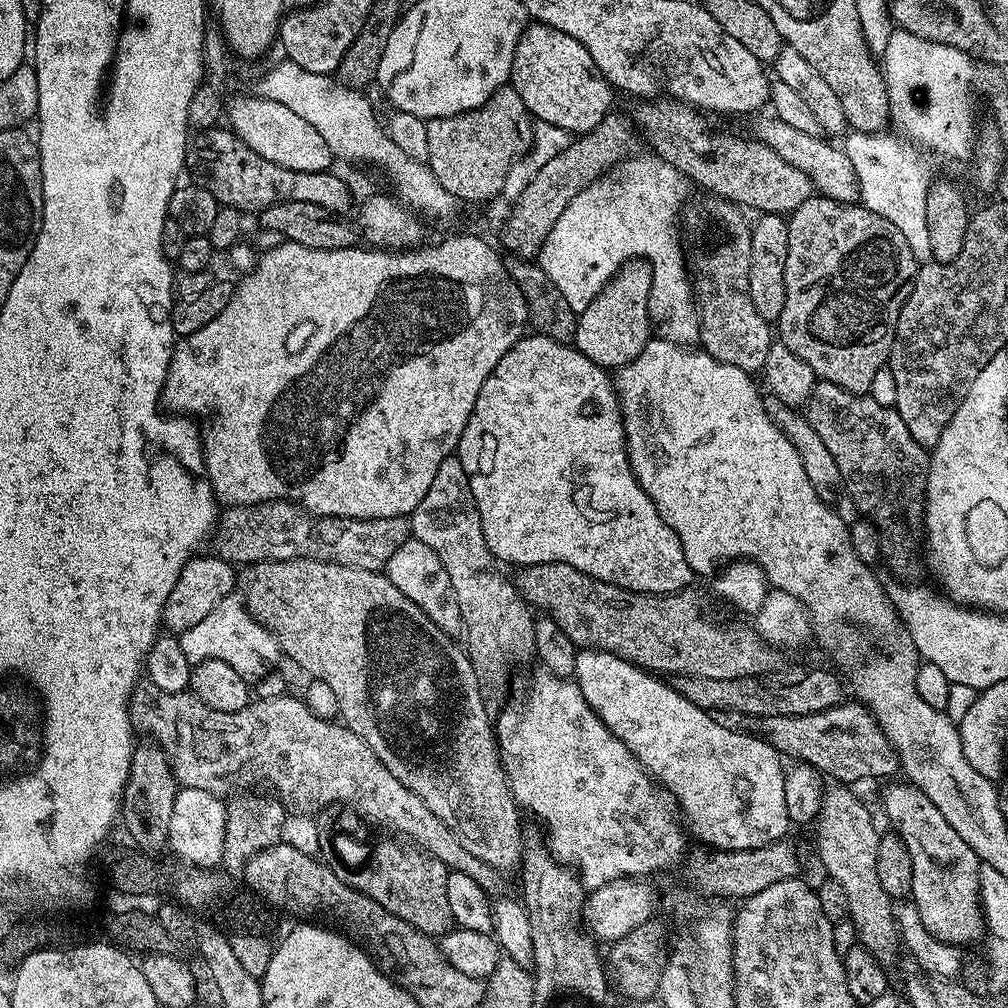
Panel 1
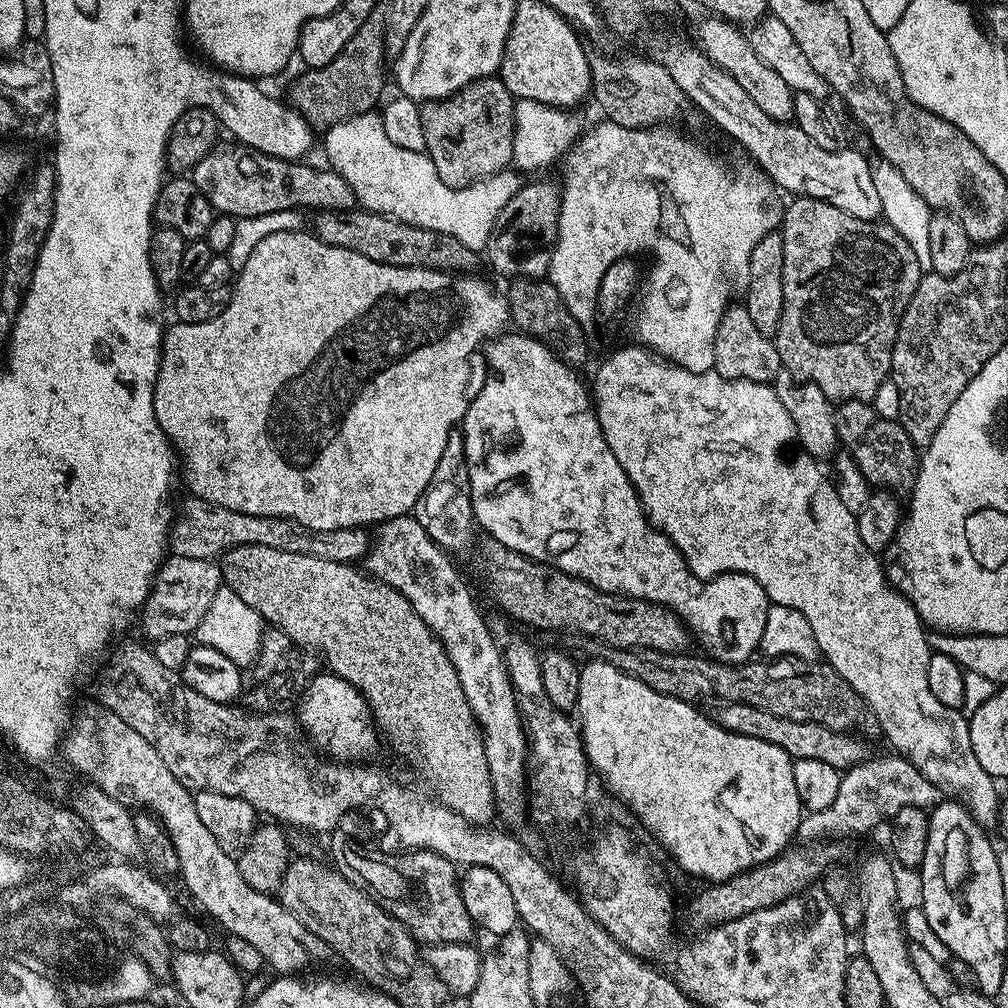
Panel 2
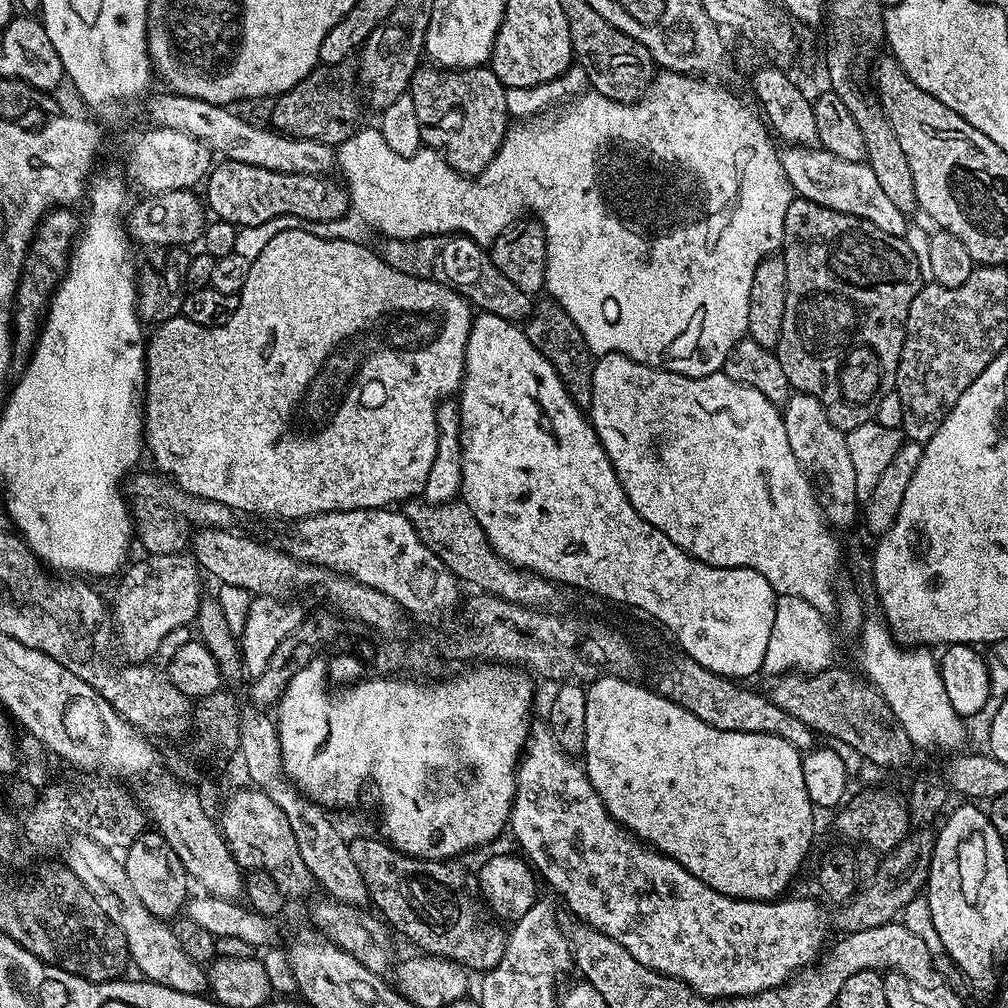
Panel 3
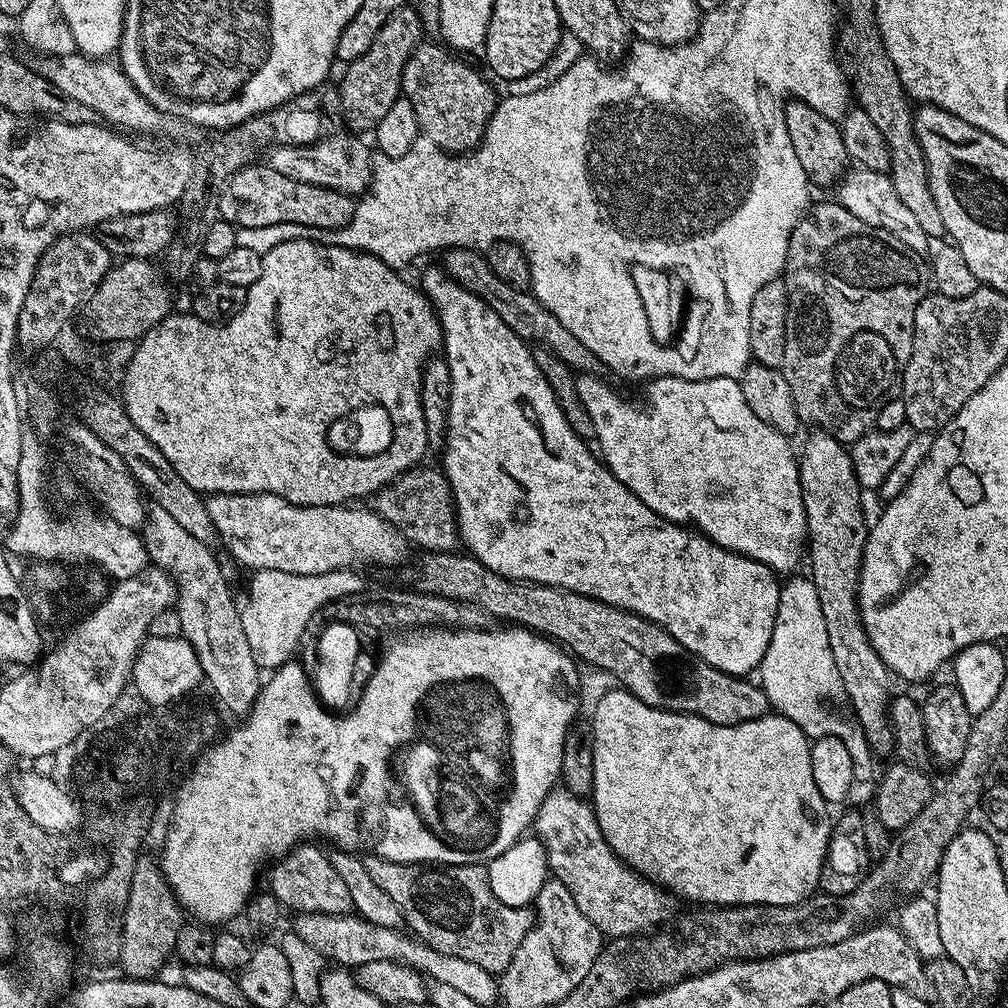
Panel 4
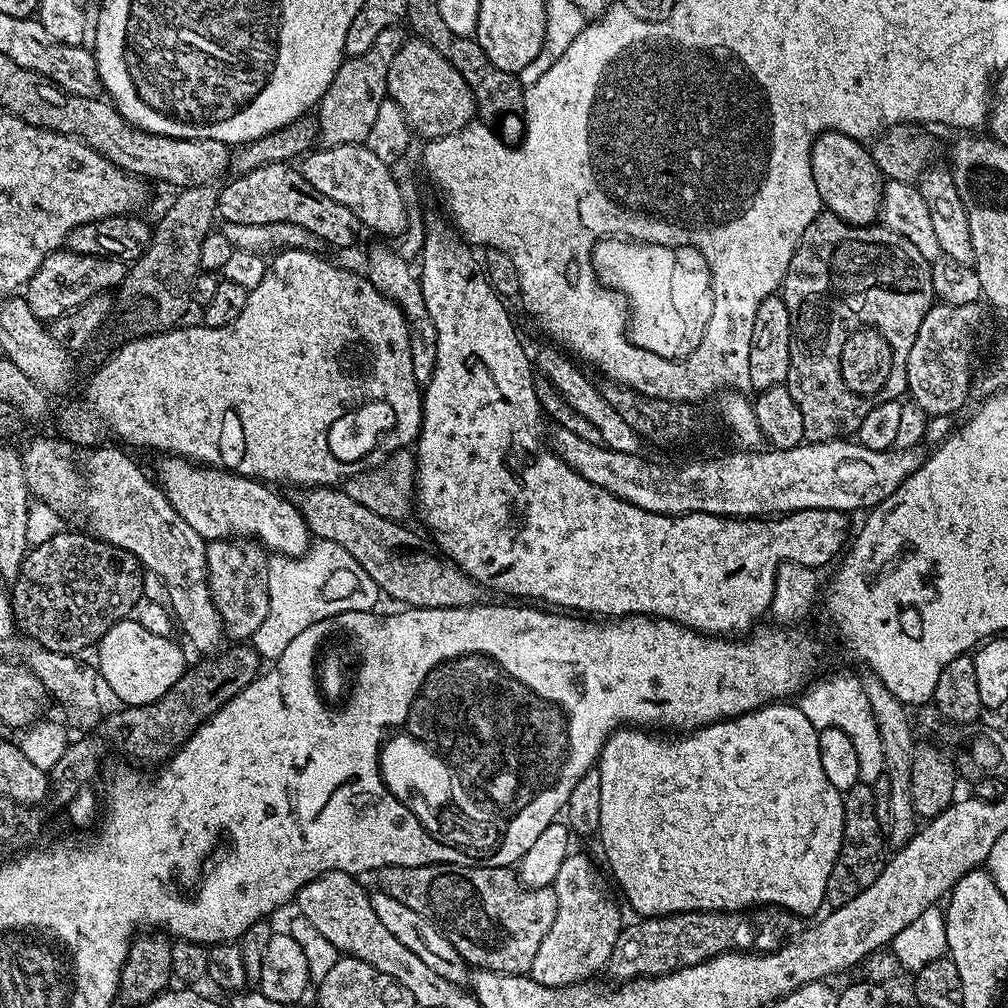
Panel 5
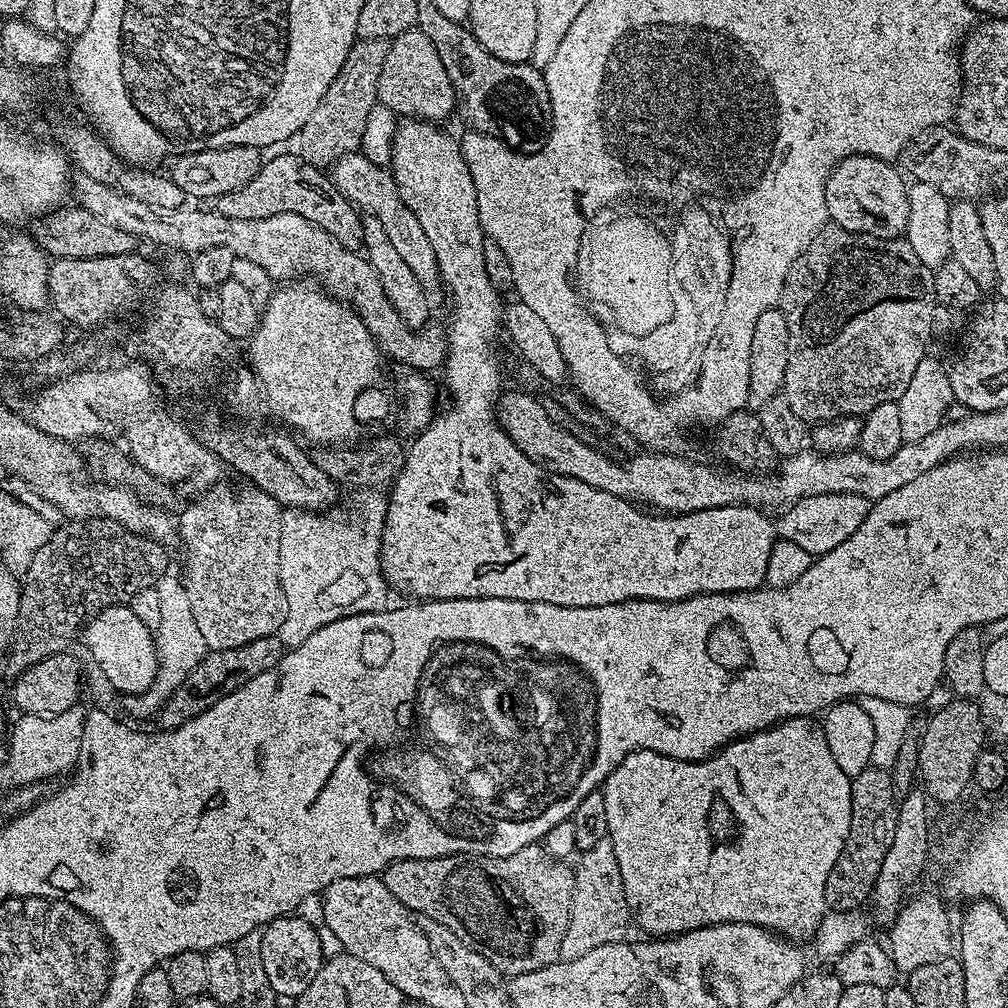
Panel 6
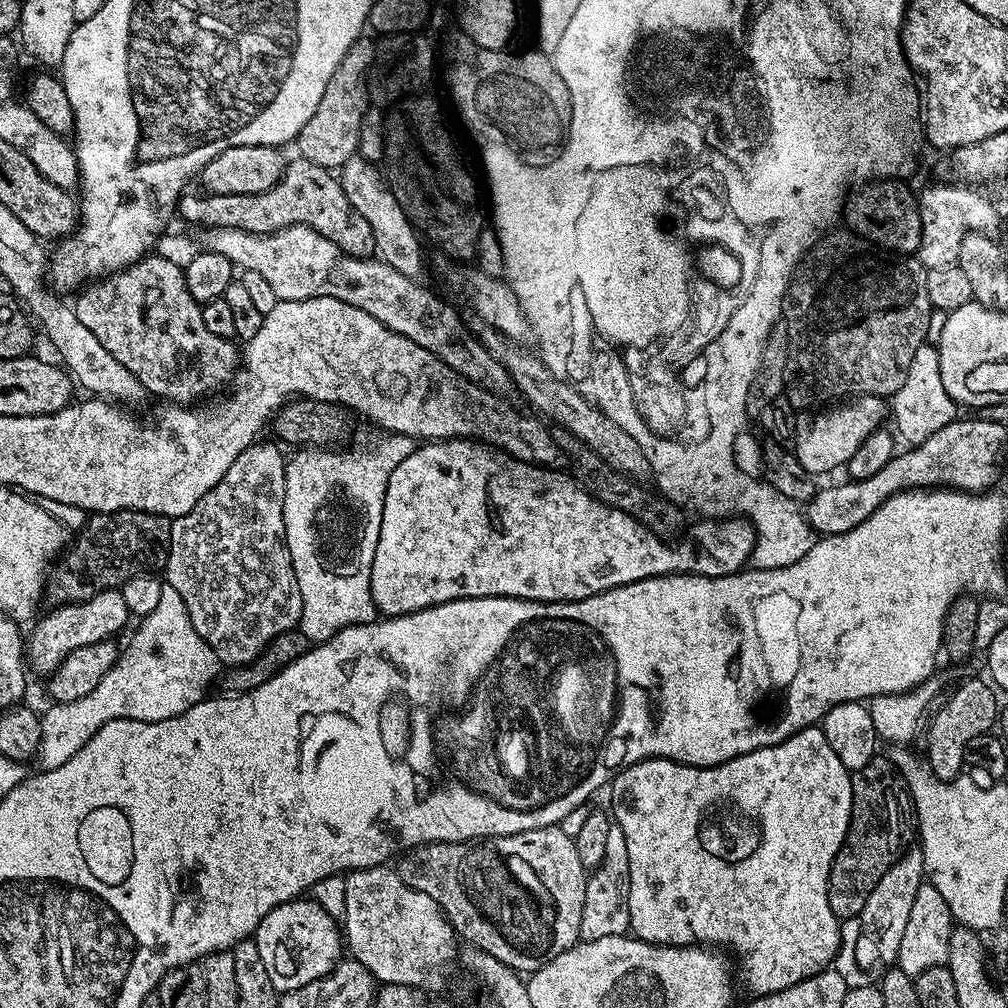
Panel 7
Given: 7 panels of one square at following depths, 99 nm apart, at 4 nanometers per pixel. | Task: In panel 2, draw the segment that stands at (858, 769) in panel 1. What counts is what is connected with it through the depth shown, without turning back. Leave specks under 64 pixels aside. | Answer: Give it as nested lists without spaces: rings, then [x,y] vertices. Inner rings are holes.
[[[721,703],[720,708],[714,713],[714,719],[721,728],[742,734],[746,738],[762,738],[762,742],[770,742],[770,746],[778,746],[782,750],[786,750],[786,754],[793,760],[801,760],[802,758],[818,758],[818,762],[826,762],[829,766],[841,770],[852,768],[863,760],[867,760],[870,751],[862,741],[859,735],[852,732],[839,732],[838,730],[830,730],[821,724],[815,724],[807,720],[806,722],[794,722],[790,718],[778,718],[778,714],[770,714],[767,710],[758,710],[758,706],[746,706],[745,704],[725,704]]]

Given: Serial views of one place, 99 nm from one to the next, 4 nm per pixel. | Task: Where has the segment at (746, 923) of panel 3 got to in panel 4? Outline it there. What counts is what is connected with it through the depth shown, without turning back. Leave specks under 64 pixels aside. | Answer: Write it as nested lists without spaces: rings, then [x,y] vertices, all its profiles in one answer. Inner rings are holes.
[[[563,786],[553,788],[538,810],[534,821],[534,832],[545,846],[551,875],[568,887],[582,914],[586,914],[586,918],[590,918],[590,922],[594,922],[594,926],[598,926],[598,930],[605,937],[636,938],[659,929],[677,915],[677,897],[661,888],[659,884],[655,884],[653,880],[639,876],[633,868],[626,866],[616,857],[614,850],[610,850],[596,821],[596,809],[585,797],[576,796]]]

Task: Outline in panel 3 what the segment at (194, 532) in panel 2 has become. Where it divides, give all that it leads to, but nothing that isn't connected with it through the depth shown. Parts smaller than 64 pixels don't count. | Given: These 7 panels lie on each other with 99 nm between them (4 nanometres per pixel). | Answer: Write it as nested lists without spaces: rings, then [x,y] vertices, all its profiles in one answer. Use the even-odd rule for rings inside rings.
[[[137,471],[123,485],[123,489],[130,505],[135,539],[138,544],[144,547],[143,551],[147,555],[183,553],[190,544],[188,520],[192,524],[200,524],[196,526],[201,529],[231,529],[233,527],[234,513],[231,508],[222,506],[222,502],[210,502],[206,498],[192,496],[189,492],[182,491],[181,488],[176,487],[175,483],[169,482],[163,475],[157,474],[155,471],[152,471],[153,473],[139,472]]]

